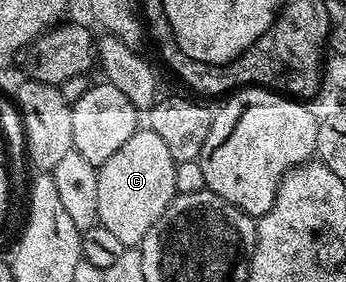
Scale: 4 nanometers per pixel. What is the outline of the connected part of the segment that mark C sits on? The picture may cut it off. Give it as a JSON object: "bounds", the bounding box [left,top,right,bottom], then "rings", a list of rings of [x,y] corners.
{"bounds":[96,130,176,248],"rings":[[[139,130],[98,168],[100,187],[96,189],[98,223],[112,233],[124,246],[133,248],[141,245],[142,239],[152,230],[152,226],[164,214],[164,210],[174,201],[176,170],[168,146],[160,139],[160,134],[149,130]]]}

